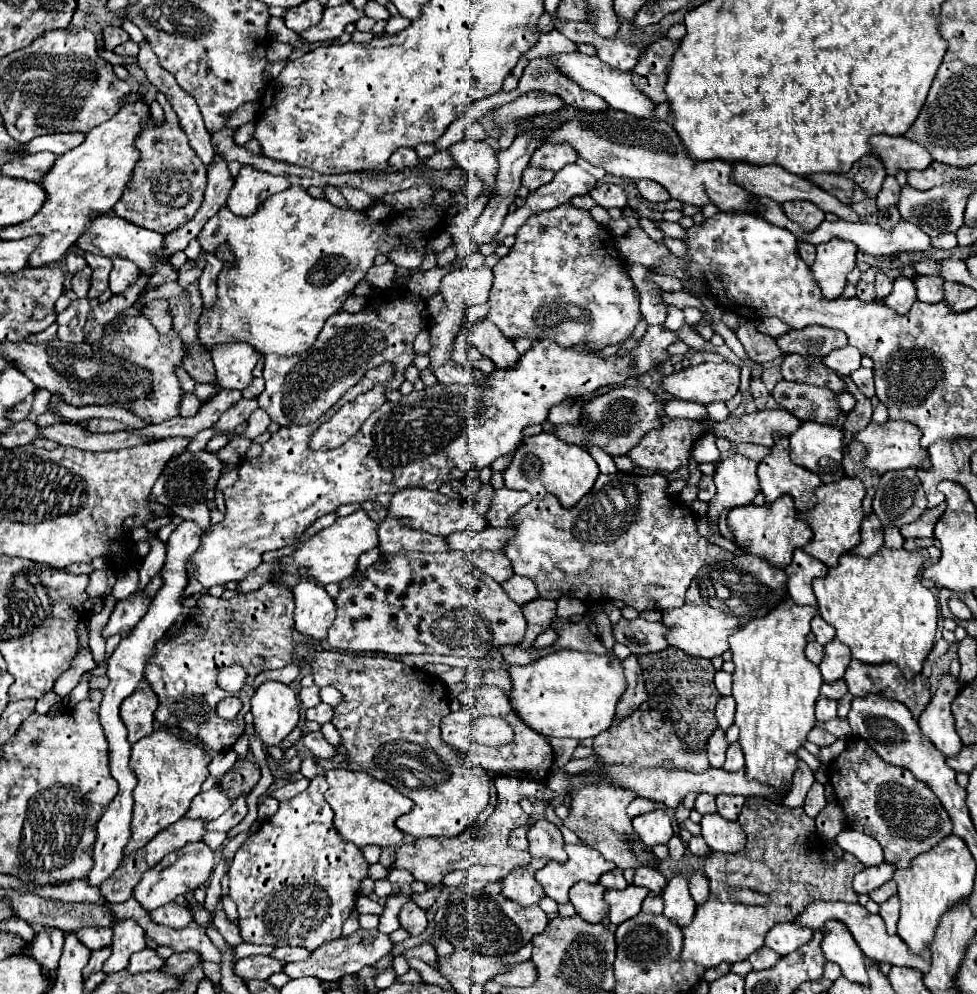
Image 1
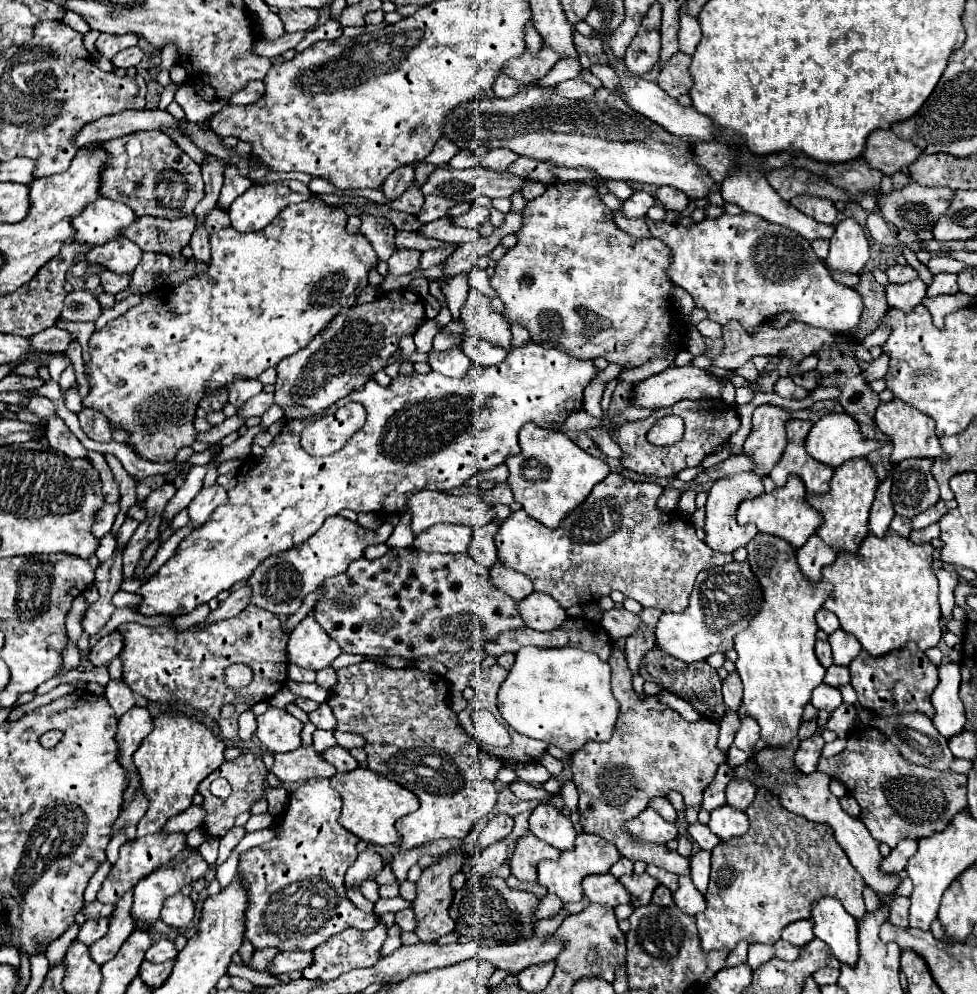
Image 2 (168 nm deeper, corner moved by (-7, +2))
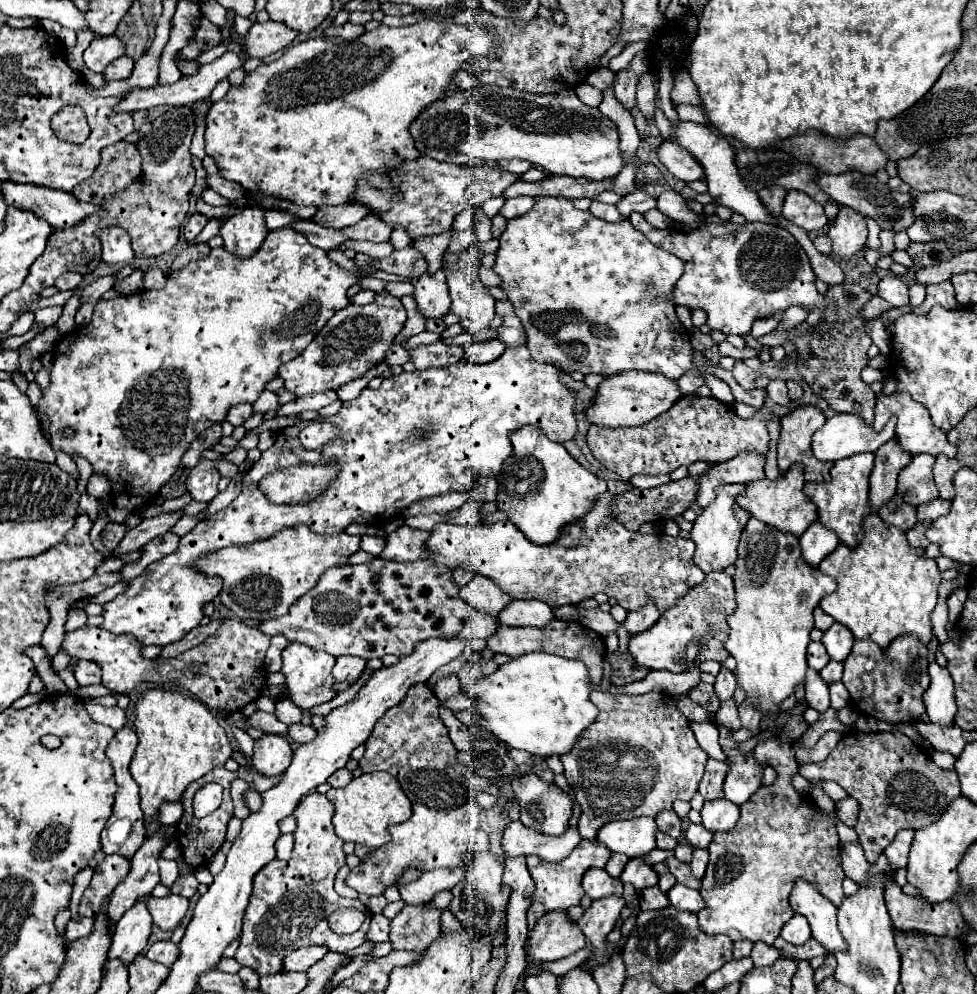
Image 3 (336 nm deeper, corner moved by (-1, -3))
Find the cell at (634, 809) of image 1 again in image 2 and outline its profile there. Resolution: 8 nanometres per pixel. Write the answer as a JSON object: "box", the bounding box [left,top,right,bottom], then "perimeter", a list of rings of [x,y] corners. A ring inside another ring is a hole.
{"box":[650,798,676,824],"perimeter":[[[654,798],[654,800],[650,800],[650,808],[654,808],[668,822],[674,822],[676,824],[676,810],[672,808],[672,804],[666,798]]]}

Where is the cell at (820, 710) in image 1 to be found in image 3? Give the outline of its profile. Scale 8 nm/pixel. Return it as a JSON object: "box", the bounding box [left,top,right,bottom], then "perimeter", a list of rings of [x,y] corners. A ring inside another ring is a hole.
{"box":[804,669,830,713],"perimeter":[[[808,669],[806,673],[806,681],[804,681],[804,689],[806,689],[806,701],[812,709],[824,713],[830,707],[830,695],[828,695],[828,685],[820,679],[818,671]]]}

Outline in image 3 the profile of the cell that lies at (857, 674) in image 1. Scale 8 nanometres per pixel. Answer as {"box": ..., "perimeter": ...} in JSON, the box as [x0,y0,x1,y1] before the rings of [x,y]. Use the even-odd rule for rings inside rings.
{"box":[842,635,930,723],"perimeter":[[[900,635],[886,649],[874,647],[868,641],[856,641],[852,653],[844,661],[842,683],[850,693],[852,707],[888,723],[908,723],[920,721],[926,713],[922,695],[930,685],[928,677],[928,649],[914,635]]]}

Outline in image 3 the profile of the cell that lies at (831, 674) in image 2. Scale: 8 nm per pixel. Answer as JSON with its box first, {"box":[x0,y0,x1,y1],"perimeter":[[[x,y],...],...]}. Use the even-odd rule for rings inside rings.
{"box":[820,661,842,683],"perimeter":[[[830,661],[822,671],[820,671],[824,683],[834,683],[834,681],[840,681],[842,679],[842,663],[838,661]]]}

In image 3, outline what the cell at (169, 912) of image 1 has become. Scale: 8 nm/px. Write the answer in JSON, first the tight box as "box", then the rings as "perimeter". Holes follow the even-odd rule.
{"box":[148,895,188,931],"perimeter":[[[168,895],[162,899],[150,897],[148,899],[148,911],[154,919],[154,925],[158,925],[160,929],[174,931],[182,923],[182,919],[186,917],[188,899],[180,897],[180,895]]]}

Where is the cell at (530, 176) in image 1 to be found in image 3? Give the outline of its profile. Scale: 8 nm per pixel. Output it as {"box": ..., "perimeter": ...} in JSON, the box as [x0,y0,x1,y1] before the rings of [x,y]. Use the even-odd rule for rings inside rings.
{"box":[500,197,534,219],"perimeter":[[[514,197],[504,203],[500,215],[504,215],[506,219],[514,219],[514,217],[528,213],[532,209],[532,205],[534,205],[534,197]]]}

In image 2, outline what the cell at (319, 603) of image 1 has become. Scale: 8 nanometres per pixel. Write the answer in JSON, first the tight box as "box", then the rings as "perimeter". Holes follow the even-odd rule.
{"box":[288,612,342,670],"perimeter":[[[312,612],[302,620],[288,638],[288,662],[308,668],[322,670],[332,664],[332,660],[342,652],[340,646],[314,622]]]}

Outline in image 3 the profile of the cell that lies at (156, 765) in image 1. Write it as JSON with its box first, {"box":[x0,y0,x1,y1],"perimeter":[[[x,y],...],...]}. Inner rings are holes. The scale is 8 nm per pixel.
{"box":[130,689,232,827],"perimeter":[[[160,689],[146,691],[136,703],[134,725],[140,743],[132,757],[130,773],[140,785],[144,823],[150,827],[158,817],[162,803],[180,801],[192,781],[226,763],[232,755],[232,747],[224,727],[216,723],[216,717],[200,701],[182,693],[168,693]]]}

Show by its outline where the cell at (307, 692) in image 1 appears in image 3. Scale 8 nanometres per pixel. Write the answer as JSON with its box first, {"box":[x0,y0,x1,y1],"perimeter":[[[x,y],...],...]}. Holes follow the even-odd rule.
{"box":[276,699,302,725],"perimeter":[[[278,699],[276,701],[276,717],[282,723],[292,725],[292,723],[302,721],[302,711],[300,711],[300,707],[296,707],[296,703],[292,703],[292,699]]]}

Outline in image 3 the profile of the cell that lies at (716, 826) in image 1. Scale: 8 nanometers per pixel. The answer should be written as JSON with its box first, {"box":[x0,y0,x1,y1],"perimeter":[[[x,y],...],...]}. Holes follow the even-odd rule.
{"box":[700,799,740,833],"perimeter":[[[728,799],[706,801],[700,813],[702,813],[702,825],[712,833],[732,831],[740,819],[740,809]]]}

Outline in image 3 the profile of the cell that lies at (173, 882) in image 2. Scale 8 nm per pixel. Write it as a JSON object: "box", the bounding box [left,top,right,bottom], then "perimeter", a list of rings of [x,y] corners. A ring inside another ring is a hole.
{"box":[108,895,152,963],"perimeter":[[[146,895],[144,899],[138,899],[138,903],[134,903],[118,921],[116,931],[112,935],[108,959],[118,957],[124,963],[130,963],[138,953],[144,951],[152,929],[152,917],[148,915],[146,899],[150,899],[150,895]]]}

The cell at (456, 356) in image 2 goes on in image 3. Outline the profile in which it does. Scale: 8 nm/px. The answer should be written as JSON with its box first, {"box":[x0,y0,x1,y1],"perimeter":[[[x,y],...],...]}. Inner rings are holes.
{"box":[410,341,464,371],"perimeter":[[[442,341],[416,347],[416,349],[410,353],[410,361],[414,363],[414,367],[416,367],[418,371],[430,369],[430,367],[448,367],[448,365],[452,365],[452,363],[458,363],[462,357],[464,357],[462,347],[444,345]]]}

